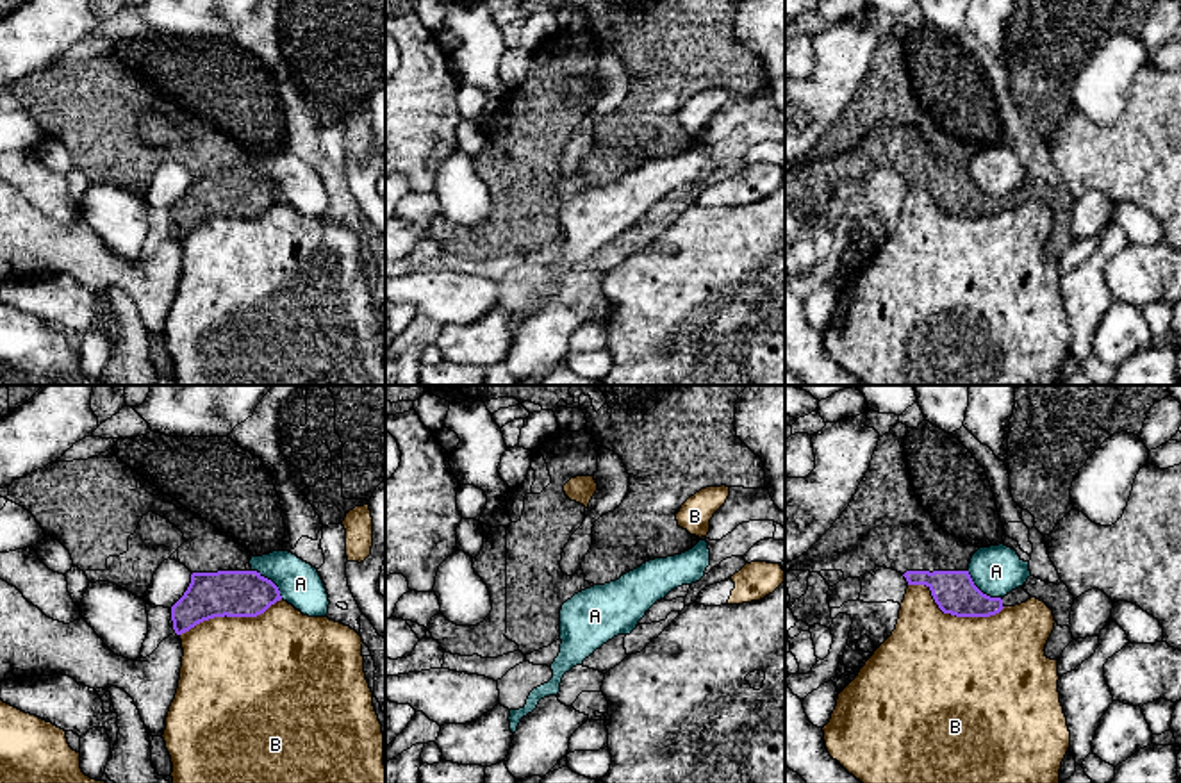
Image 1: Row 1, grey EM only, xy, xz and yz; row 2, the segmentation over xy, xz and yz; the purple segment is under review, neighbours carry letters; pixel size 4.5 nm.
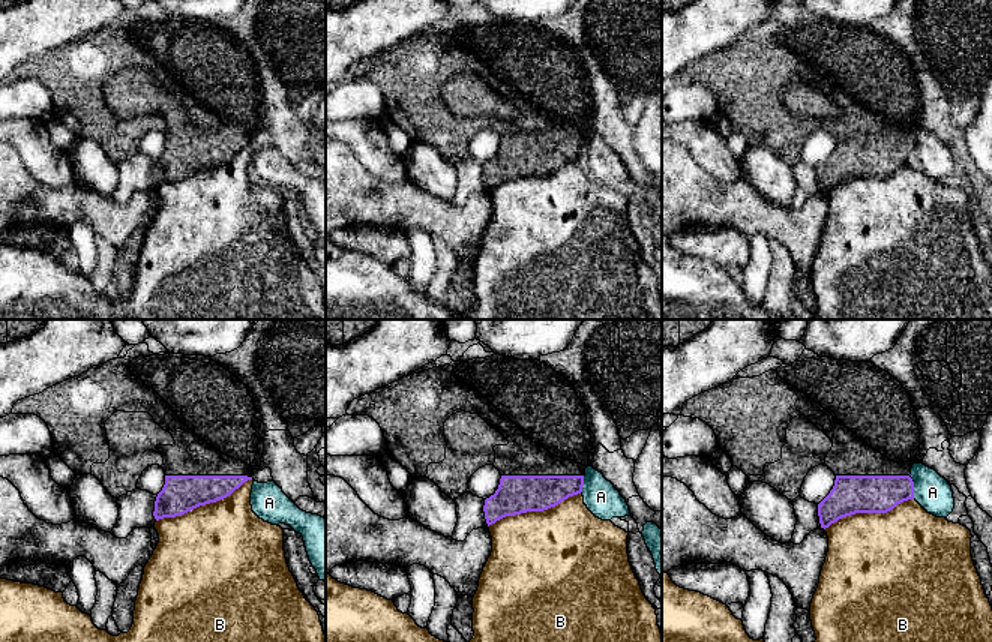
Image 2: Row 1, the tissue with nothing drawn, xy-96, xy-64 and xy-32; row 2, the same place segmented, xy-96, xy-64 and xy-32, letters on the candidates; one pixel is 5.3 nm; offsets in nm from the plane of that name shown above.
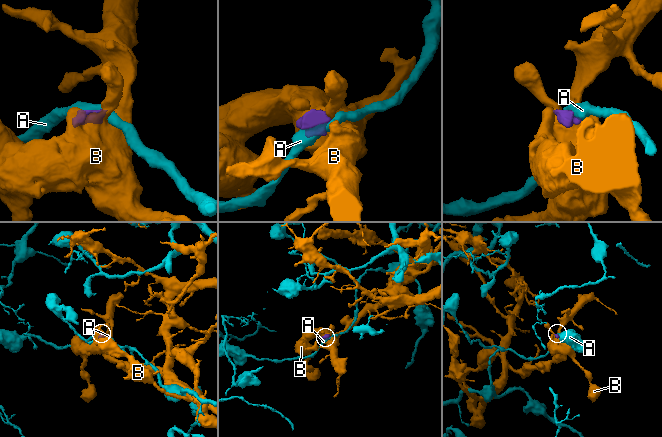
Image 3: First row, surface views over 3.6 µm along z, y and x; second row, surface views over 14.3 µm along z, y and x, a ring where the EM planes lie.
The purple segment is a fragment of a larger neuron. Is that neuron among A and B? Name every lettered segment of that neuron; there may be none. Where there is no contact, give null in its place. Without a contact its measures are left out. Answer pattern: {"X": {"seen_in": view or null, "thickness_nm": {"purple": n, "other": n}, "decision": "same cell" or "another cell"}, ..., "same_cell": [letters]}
{"A": {"seen_in": "xy", "thickness_nm": {"purple": 200, "other": 190}, "decision": "another cell"}, "B": {"seen_in": "yz", "thickness_nm": {"purple": 190, "other": 500}, "decision": "another cell"}, "same_cell": []}

